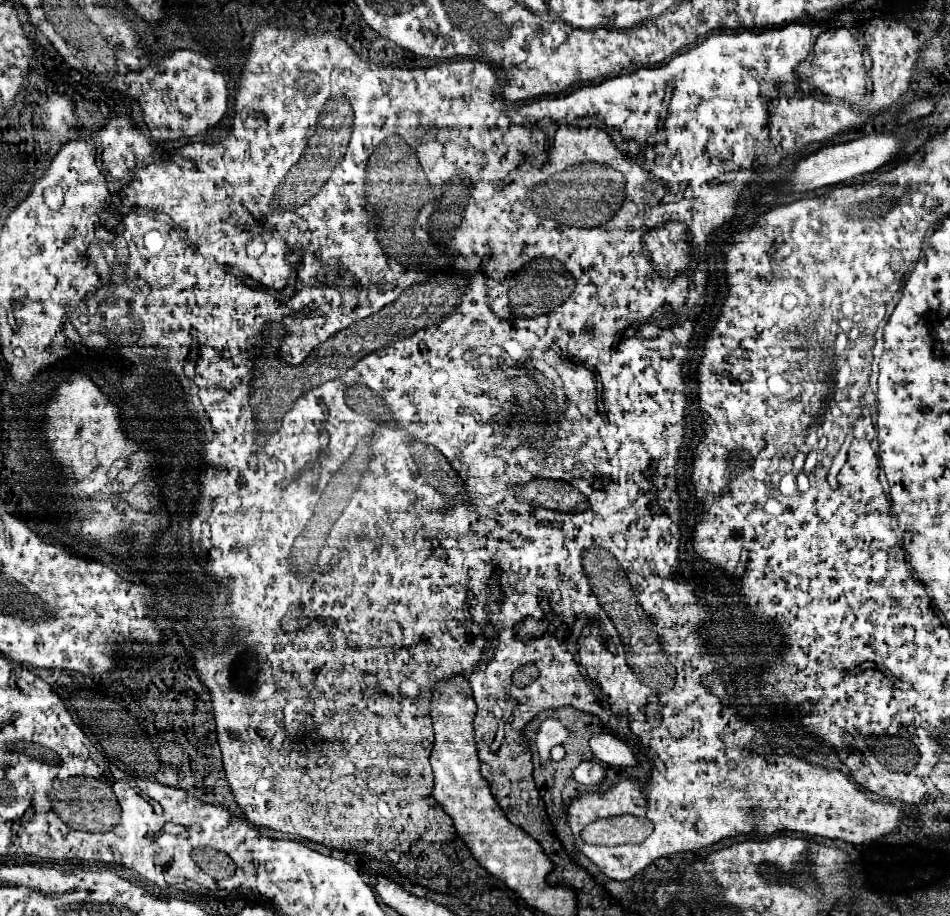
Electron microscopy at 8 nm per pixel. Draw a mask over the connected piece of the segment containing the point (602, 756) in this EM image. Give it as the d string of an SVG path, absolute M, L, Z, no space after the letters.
M594 734L590 738L590 746L592 746L594 756L598 760L602 760L604 764L620 766L620 768L628 768L628 766L636 766L638 764L634 752L616 736Z

